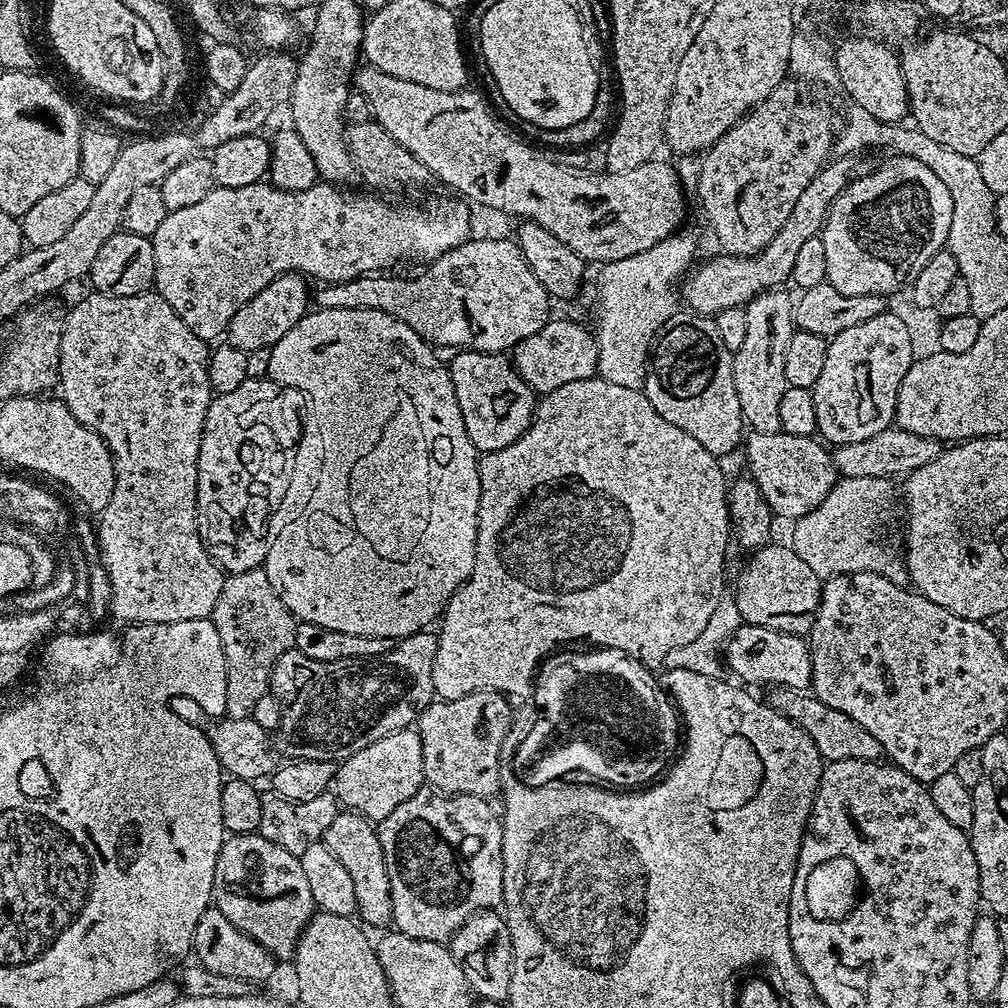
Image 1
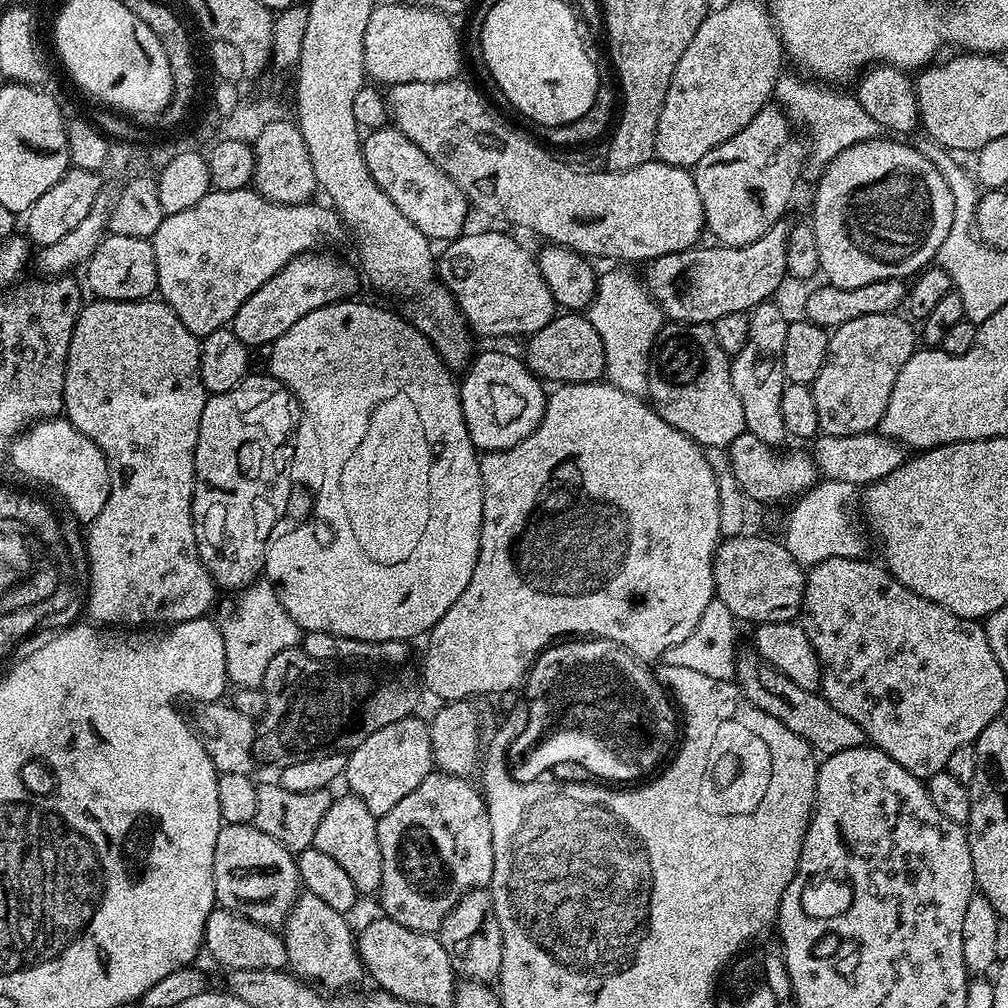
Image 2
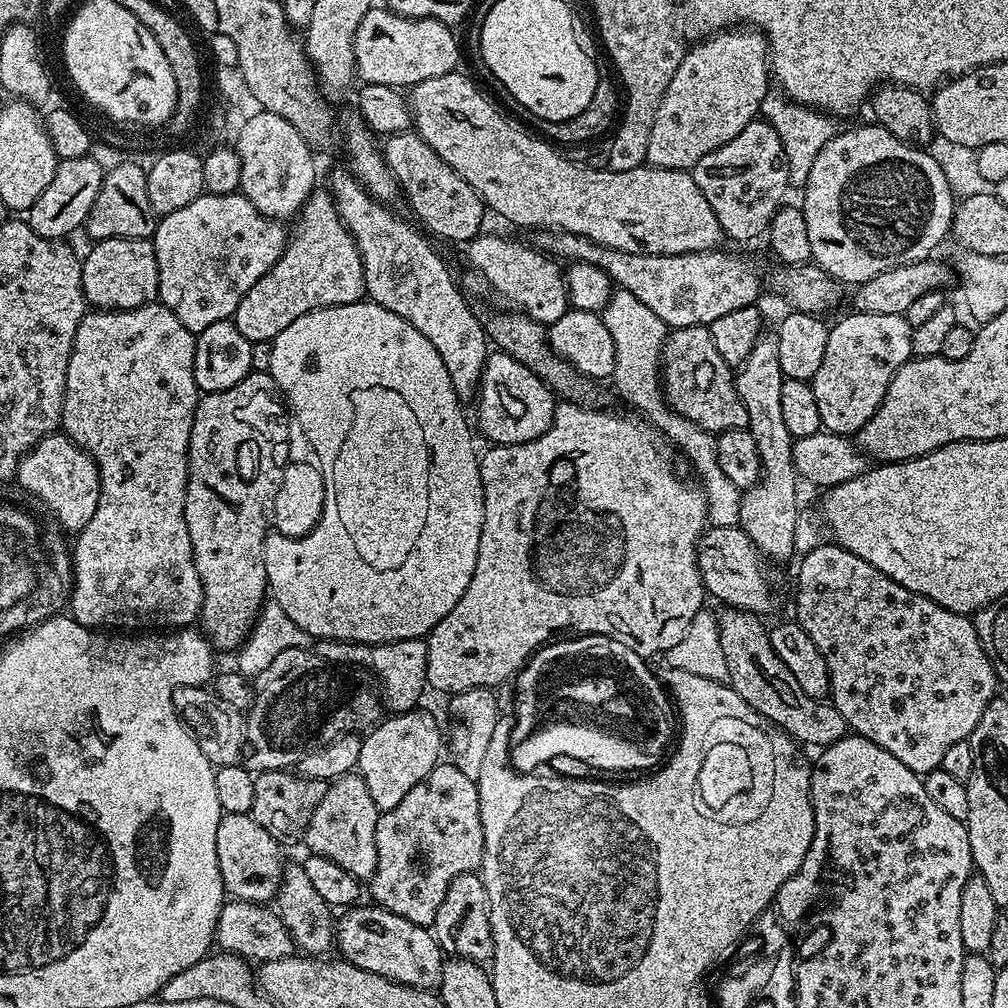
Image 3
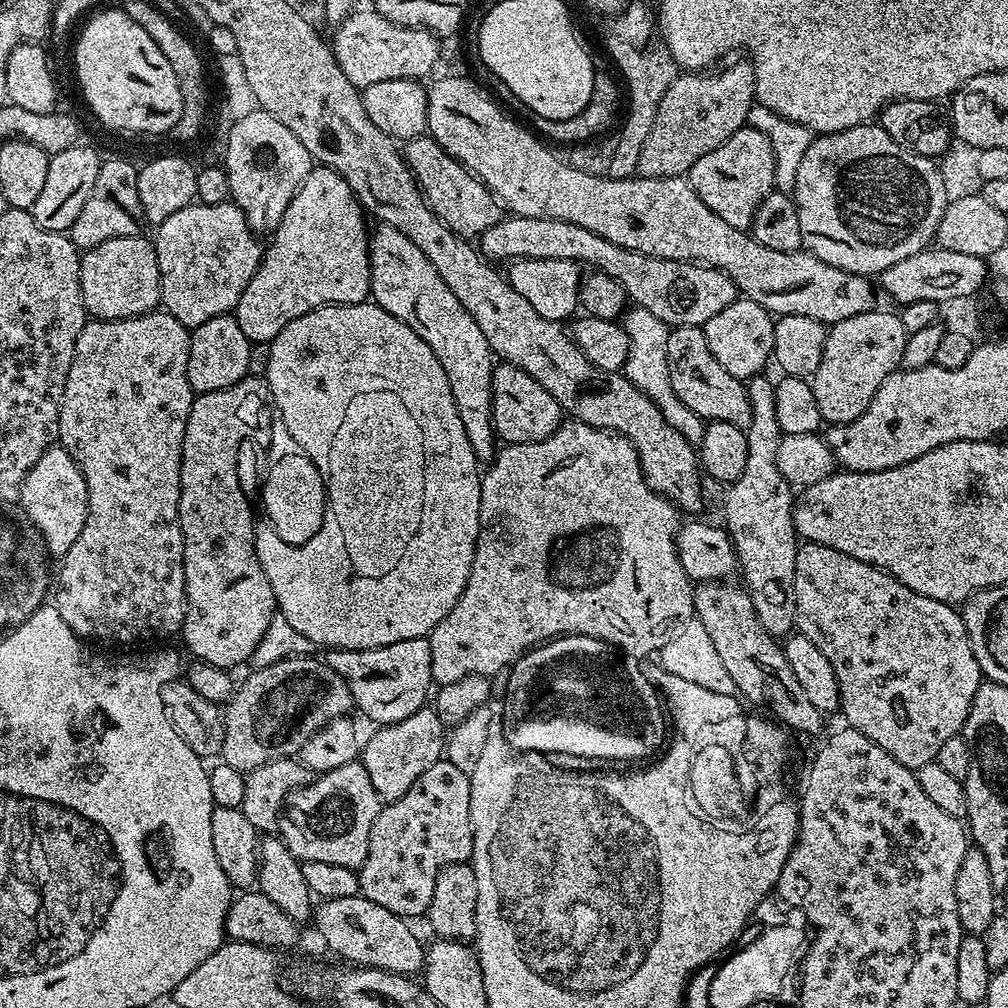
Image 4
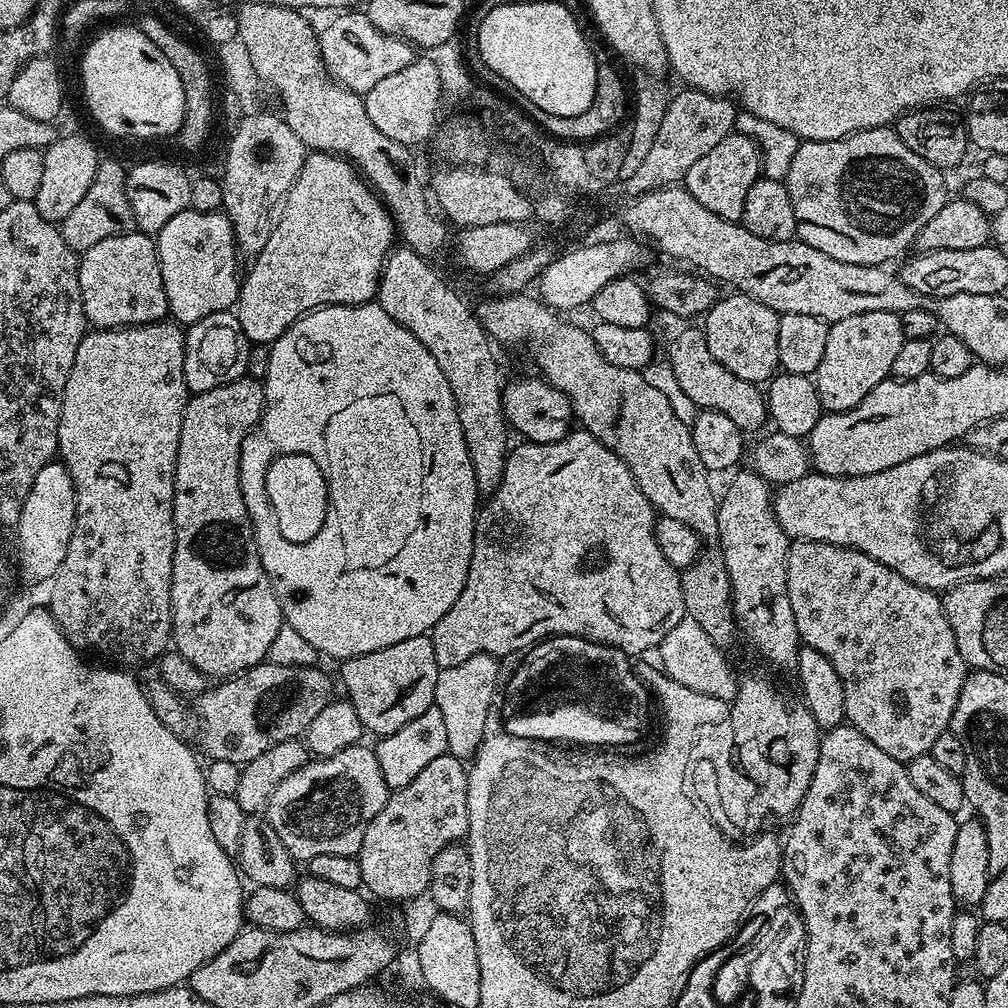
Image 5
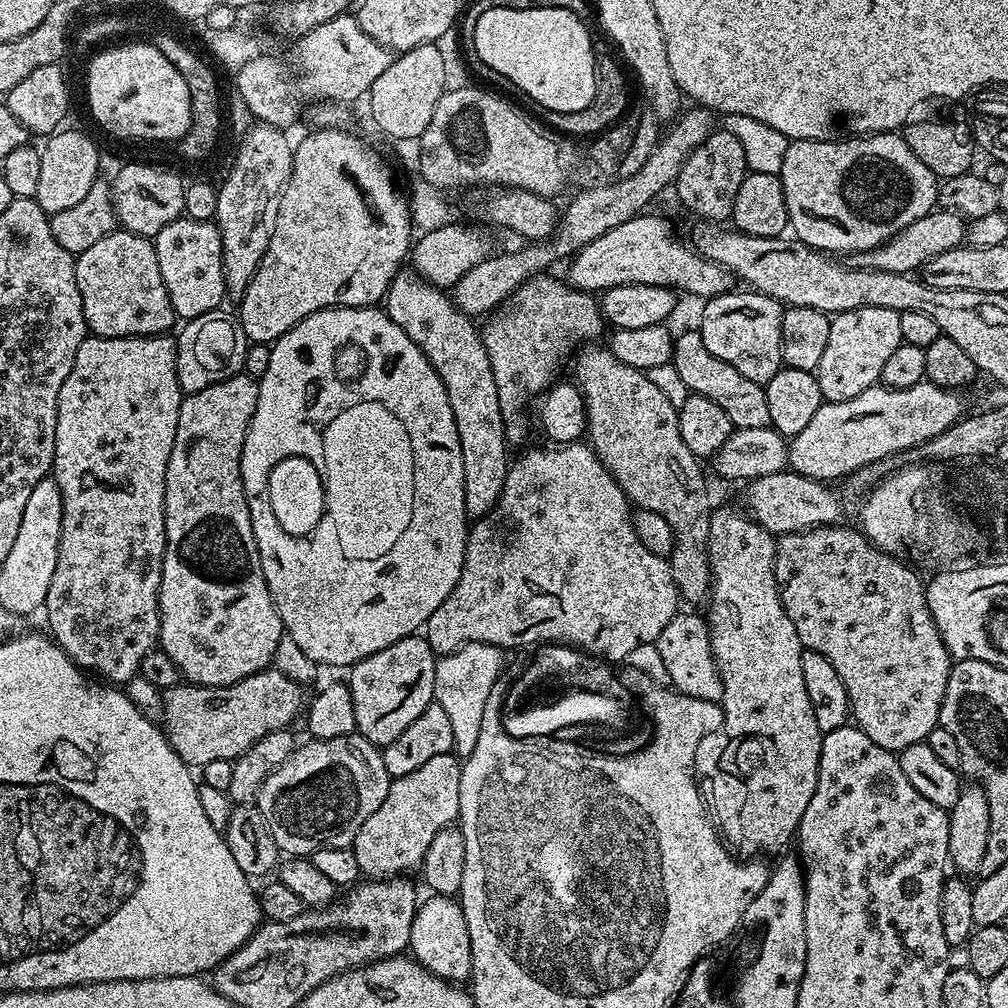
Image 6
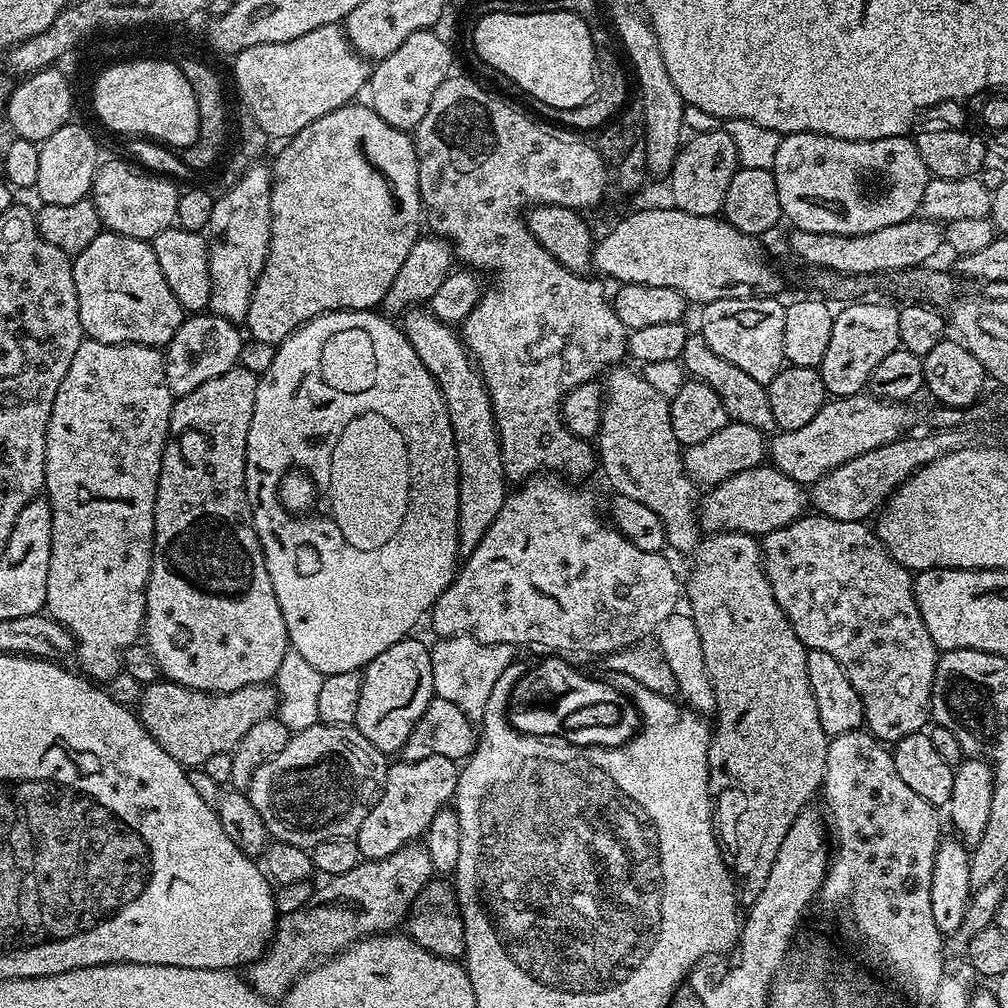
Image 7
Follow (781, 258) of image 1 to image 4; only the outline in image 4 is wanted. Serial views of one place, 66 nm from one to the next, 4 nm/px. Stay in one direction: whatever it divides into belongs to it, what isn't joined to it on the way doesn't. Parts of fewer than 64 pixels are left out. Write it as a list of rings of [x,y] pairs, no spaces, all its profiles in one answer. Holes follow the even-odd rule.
[[[513,215],[503,217],[479,236],[478,251],[488,262],[574,260],[582,266],[589,264],[589,269],[604,272],[617,280],[635,307],[650,310],[655,320],[677,328],[699,328],[710,322],[714,314],[726,310],[730,302],[738,299],[736,283],[722,270],[709,268],[707,264],[698,264],[691,260],[667,260],[635,252],[586,230],[586,226],[574,226],[574,222],[569,220]]]

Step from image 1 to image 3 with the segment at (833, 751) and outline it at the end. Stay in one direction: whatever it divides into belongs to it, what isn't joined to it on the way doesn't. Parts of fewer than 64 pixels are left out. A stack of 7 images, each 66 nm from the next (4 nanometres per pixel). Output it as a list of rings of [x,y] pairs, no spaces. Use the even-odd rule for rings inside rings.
[[[725,607],[720,612],[719,627],[722,651],[729,667],[728,683],[732,689],[751,706],[762,714],[770,723],[781,728],[786,735],[801,745],[813,744],[816,750],[823,750],[829,744],[838,742],[849,731],[848,723],[838,714],[831,702],[821,702],[810,698],[810,694],[798,686],[798,678],[786,670],[786,662],[774,654],[770,646],[768,628],[755,612],[741,608]]]

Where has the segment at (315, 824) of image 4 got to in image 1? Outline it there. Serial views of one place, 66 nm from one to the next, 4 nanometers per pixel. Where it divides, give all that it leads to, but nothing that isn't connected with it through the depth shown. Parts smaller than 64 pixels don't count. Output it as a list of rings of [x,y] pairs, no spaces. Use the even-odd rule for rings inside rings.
[[[351,810],[337,811],[334,822],[330,822],[330,830],[326,830],[322,843],[350,873],[350,878],[354,882],[354,898],[359,919],[369,929],[387,929],[392,924],[390,878],[386,874],[386,858],[382,854],[382,842],[373,821]]]

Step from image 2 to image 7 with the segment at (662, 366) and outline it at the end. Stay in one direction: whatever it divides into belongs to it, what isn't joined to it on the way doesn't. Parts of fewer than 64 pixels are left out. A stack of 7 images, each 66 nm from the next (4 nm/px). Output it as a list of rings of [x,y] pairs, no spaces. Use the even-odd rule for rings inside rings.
[[[699,334],[689,335],[684,347],[682,363],[685,373],[691,379],[706,382],[706,386],[710,386],[710,390],[714,390],[714,394],[722,398],[722,406],[726,406],[729,421],[746,423],[747,426],[756,427],[763,434],[772,434],[777,431],[774,410],[770,410],[767,387],[754,382],[750,374],[745,374],[743,370],[738,370],[738,366],[726,362],[726,358],[718,358],[718,354],[714,354],[714,350],[706,346],[706,338],[702,338]]]

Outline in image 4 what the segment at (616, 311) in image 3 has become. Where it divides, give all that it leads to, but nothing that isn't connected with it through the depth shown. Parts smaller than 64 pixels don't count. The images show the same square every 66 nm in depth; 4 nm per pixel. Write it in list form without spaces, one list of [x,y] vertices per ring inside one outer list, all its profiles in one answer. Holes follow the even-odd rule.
[[[633,307],[623,317],[622,327],[630,342],[628,361],[622,369],[625,378],[634,382],[634,386],[638,386],[642,390],[642,394],[649,396],[654,402],[654,406],[658,406],[658,410],[662,410],[662,418],[666,418],[666,422],[670,422],[670,426],[674,426],[674,430],[678,430],[693,446],[700,445],[704,437],[705,420],[698,414],[694,414],[694,410],[687,408],[674,394],[674,386],[670,386],[670,366],[666,358],[669,325],[655,320],[650,314],[650,310]]]

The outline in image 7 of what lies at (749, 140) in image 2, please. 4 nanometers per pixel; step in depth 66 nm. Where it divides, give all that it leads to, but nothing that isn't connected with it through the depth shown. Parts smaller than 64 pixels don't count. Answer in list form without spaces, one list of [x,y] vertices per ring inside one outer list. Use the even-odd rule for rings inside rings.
[[[720,126],[710,132],[695,133],[691,138],[693,140],[683,141],[670,173],[671,203],[686,214],[714,216],[723,209],[726,202],[726,190],[730,187],[730,178],[734,178],[740,163],[740,149],[734,138],[726,134]]]

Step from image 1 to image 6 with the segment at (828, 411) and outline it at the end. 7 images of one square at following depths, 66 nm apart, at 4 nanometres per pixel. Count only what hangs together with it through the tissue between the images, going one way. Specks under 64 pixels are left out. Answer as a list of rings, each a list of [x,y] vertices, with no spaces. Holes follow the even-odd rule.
[[[866,306],[858,310],[837,312],[831,317],[830,338],[816,367],[816,381],[825,401],[830,404],[858,398],[862,390],[877,387],[882,366],[902,343],[900,313],[882,310],[882,306]]]

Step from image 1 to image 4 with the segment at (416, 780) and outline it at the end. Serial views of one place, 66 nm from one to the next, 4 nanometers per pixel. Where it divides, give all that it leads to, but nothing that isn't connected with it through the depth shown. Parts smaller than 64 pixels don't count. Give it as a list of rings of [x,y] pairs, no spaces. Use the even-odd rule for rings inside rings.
[[[432,706],[419,708],[417,712],[410,714],[410,718],[385,724],[375,731],[369,740],[367,737],[363,741],[362,763],[370,774],[370,782],[374,782],[374,790],[384,802],[402,798],[402,794],[410,790],[412,783],[426,774],[426,770],[440,761],[446,752],[446,724]]]

